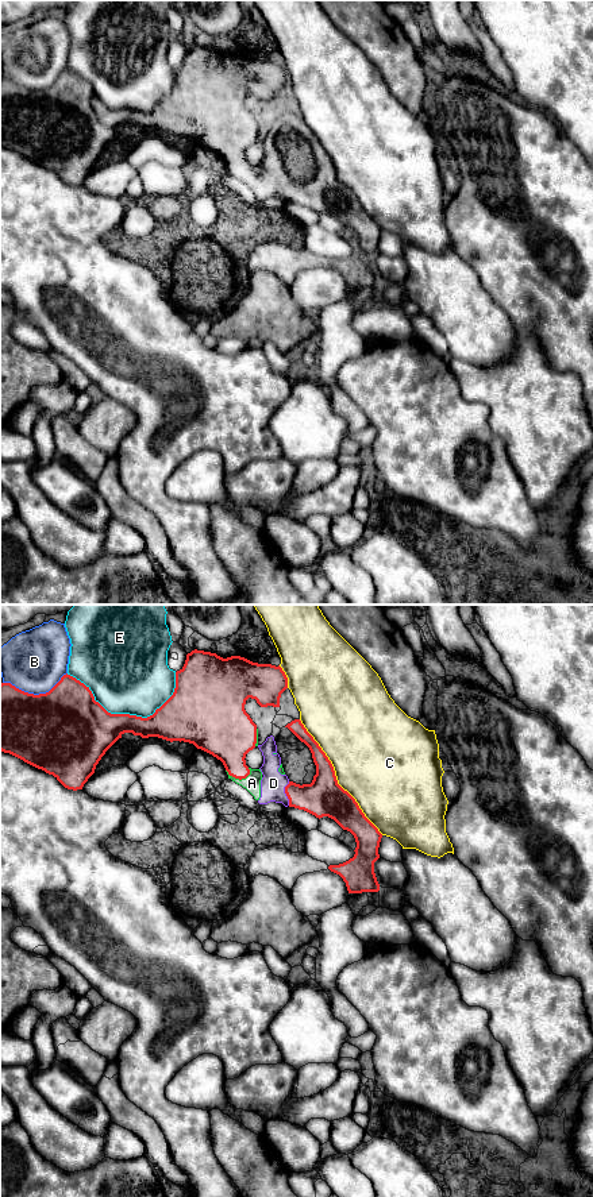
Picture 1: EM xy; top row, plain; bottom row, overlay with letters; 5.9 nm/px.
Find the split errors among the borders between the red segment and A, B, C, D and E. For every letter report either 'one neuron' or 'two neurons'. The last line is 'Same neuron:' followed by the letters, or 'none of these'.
A: one neuron
B: two neurons
C: two neurons
D: one neuron
E: two neurons
Same neuron: A, D

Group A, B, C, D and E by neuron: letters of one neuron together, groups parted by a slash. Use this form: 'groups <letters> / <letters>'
groups A D / B / C / E

